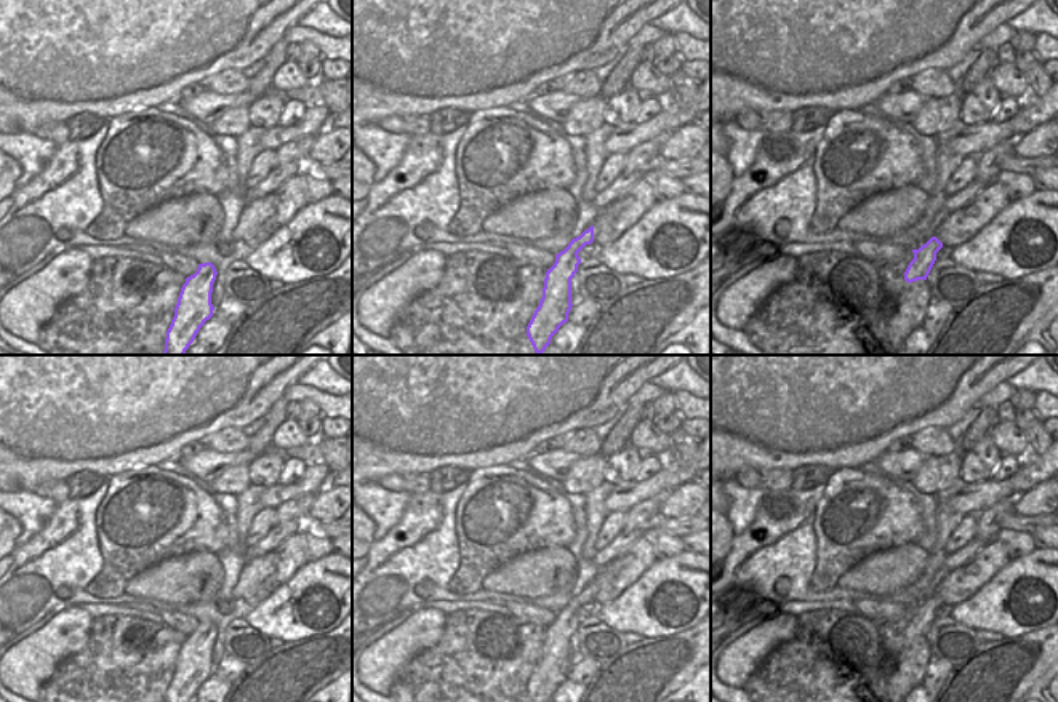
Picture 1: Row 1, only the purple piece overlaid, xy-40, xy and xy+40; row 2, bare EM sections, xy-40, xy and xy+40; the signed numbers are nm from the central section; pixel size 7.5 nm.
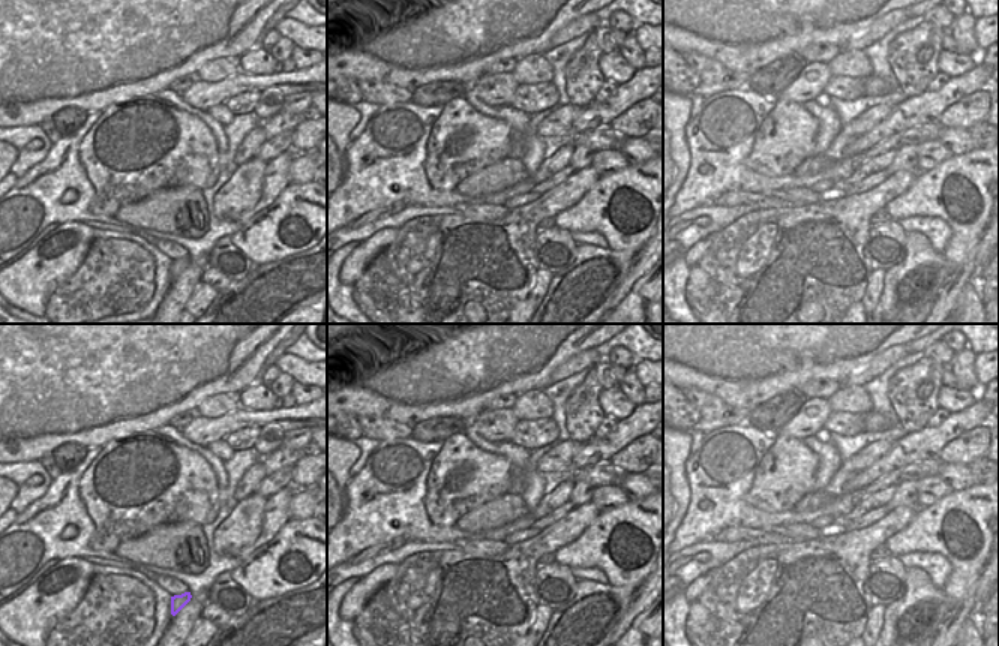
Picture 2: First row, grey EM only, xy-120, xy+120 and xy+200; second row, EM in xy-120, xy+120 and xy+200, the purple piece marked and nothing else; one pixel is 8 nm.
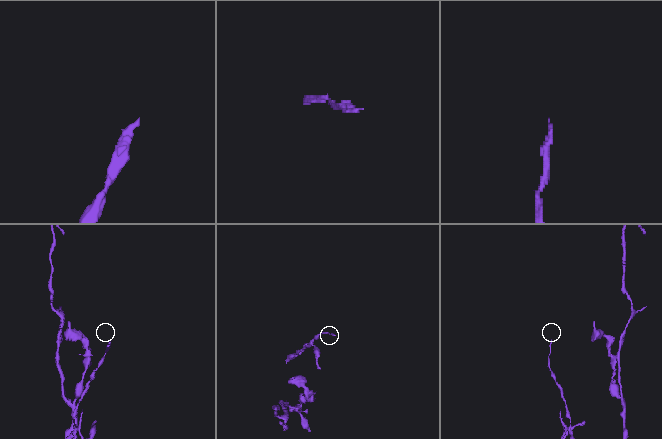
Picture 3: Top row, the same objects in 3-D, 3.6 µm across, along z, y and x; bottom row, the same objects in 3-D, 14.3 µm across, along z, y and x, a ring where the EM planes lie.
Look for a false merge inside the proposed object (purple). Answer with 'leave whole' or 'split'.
split

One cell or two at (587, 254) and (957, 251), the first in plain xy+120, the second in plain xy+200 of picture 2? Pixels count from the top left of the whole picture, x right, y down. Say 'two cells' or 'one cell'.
two cells

